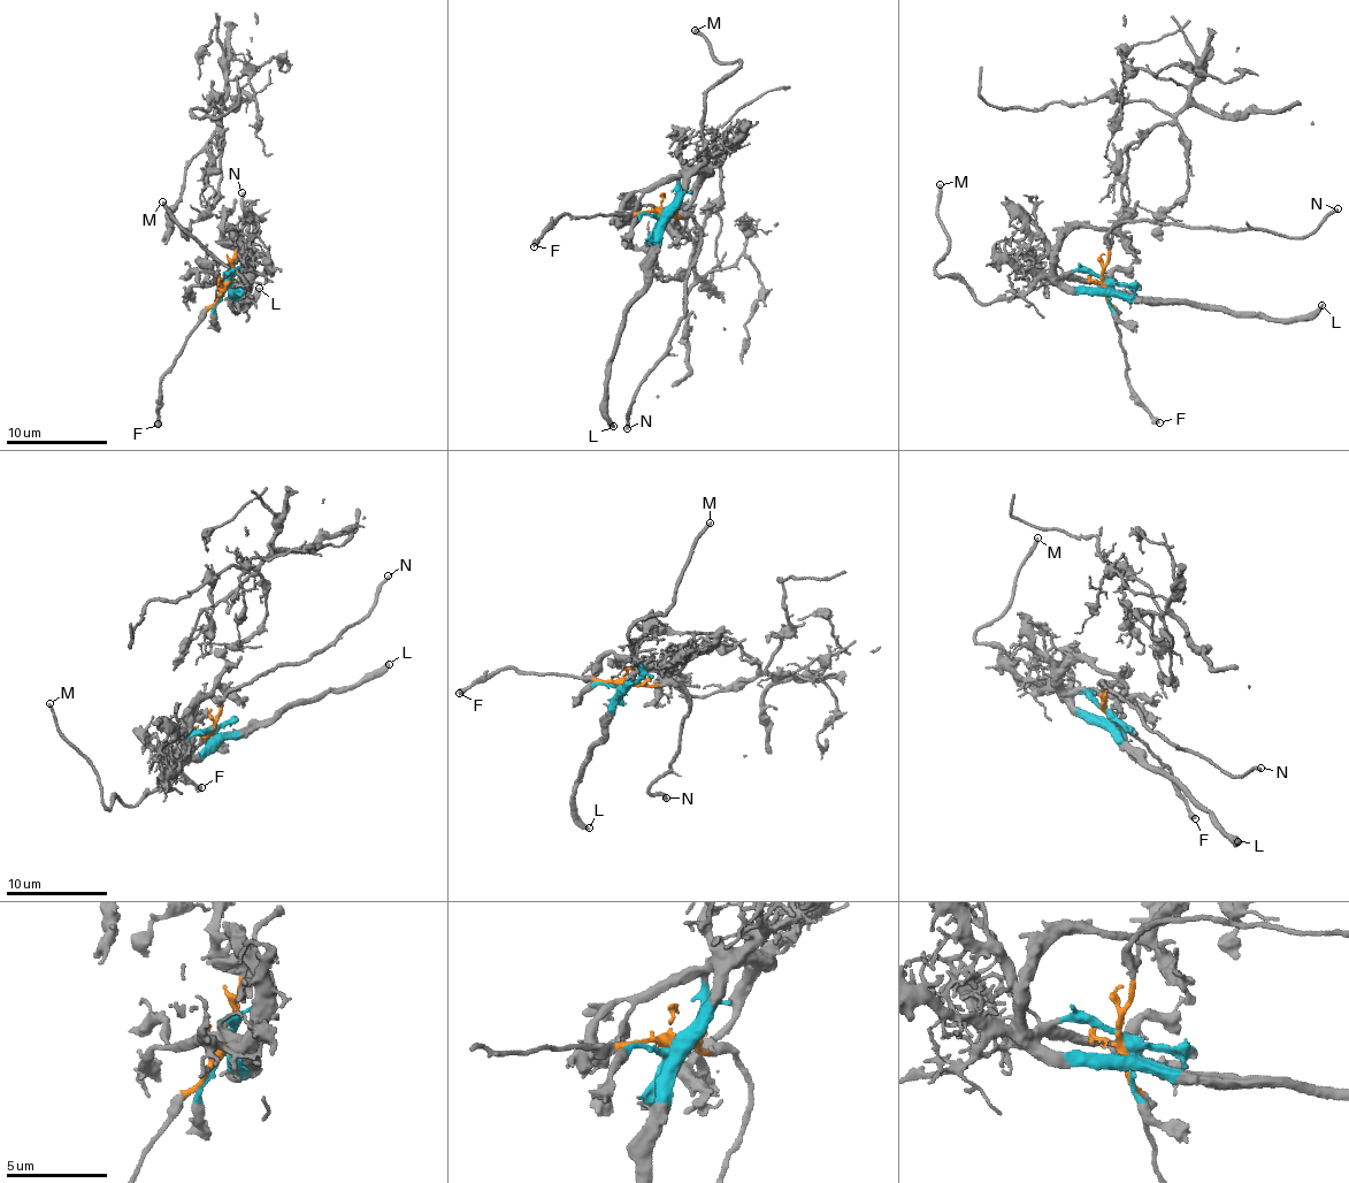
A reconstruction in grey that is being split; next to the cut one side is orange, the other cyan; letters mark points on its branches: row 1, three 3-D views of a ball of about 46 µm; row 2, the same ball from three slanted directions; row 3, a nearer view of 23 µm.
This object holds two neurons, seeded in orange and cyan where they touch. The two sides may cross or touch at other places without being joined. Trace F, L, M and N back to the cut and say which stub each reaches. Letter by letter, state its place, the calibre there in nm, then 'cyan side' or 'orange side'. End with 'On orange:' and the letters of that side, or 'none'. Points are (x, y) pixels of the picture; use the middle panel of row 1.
F: at (534, 246); 400 nm thick; orange side
L: at (613, 426); 360 nm thick; cyan side
M: at (695, 30); 200 nm thick; cyan side
N: at (627, 428); 220 nm thick; orange side
On orange: F, N

